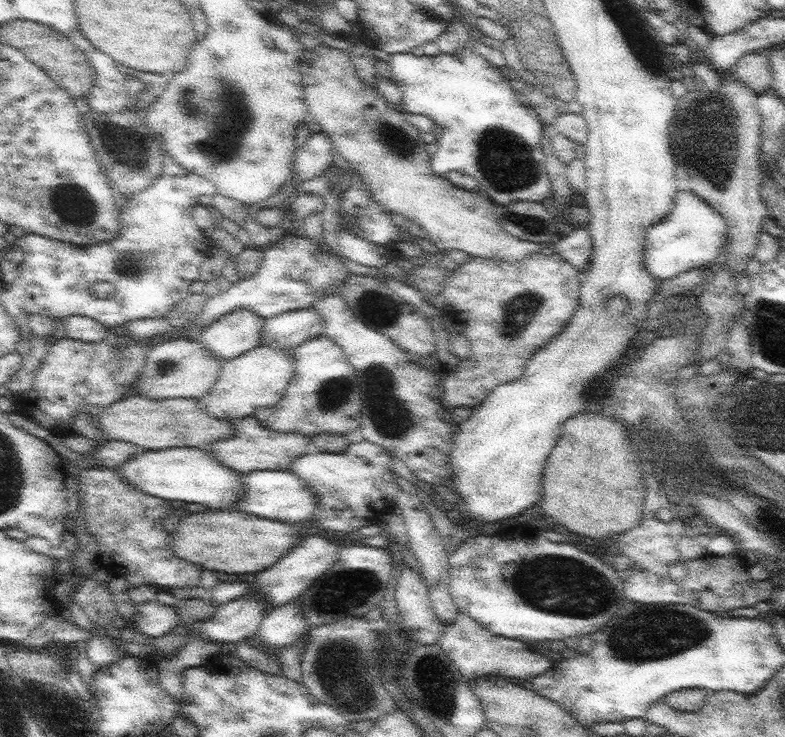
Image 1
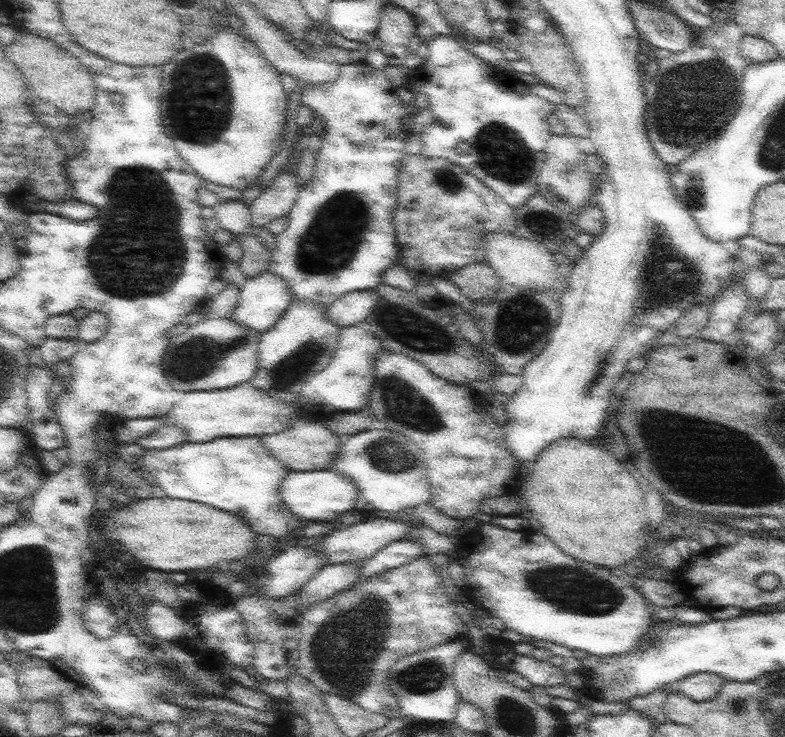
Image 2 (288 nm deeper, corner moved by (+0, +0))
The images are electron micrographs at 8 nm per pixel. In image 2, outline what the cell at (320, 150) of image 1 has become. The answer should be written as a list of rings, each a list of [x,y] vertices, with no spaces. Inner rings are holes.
[[[281,172],[267,190],[259,194],[259,198],[249,206],[251,210],[251,226],[263,228],[273,220],[287,216],[293,208],[301,190],[301,180],[293,172]]]

